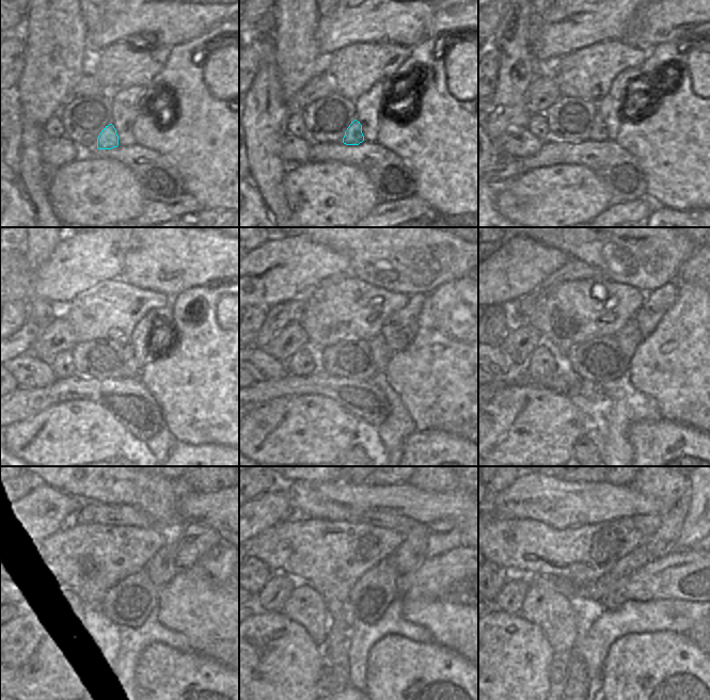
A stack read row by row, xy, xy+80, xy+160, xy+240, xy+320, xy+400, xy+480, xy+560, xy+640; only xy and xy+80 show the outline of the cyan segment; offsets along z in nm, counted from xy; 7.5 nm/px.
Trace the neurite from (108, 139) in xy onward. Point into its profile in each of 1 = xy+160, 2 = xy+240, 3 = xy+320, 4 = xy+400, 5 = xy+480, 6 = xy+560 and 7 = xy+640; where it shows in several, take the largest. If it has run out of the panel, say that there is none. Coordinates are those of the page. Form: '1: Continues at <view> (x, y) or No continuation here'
1: Continues at xy+160 (598, 132)
2: Continues at xy+240 (130, 369)
3: Continues at xy+320 (381, 353)
4: Continues at xy+400 (629, 337)
5: Continues at xy+480 (161, 568)
6: Continues at xy+560 (411, 553)
7: Continues at xy+640 (664, 541)

